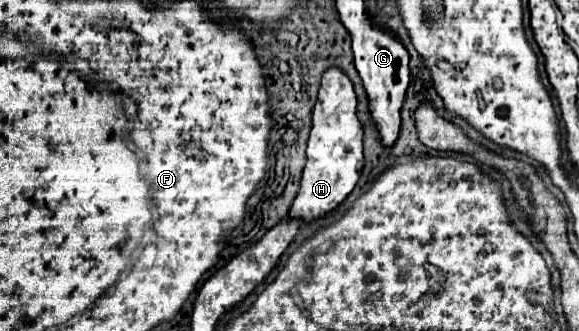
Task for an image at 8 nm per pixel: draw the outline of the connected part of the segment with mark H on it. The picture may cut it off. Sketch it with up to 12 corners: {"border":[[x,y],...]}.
{"border":[[327,68],[291,218],[337,208],[363,168],[343,70]]}

